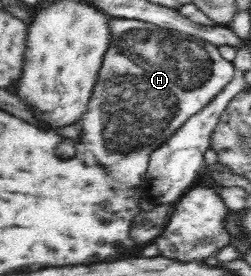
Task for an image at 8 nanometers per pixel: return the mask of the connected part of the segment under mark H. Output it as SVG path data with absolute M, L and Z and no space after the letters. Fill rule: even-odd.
M112 19L112 43L104 55L103 63L98 73L98 79L94 86L88 111L80 119L80 125L84 129L84 145L106 165L110 167L112 175L122 183L122 185L142 185L146 184L145 173L148 167L149 157L152 151L158 149L183 123L188 121L200 109L207 106L217 93L220 93L229 81L234 77L234 65L220 56L218 47L192 35L188 35L176 30L163 28L150 22L138 19Z

